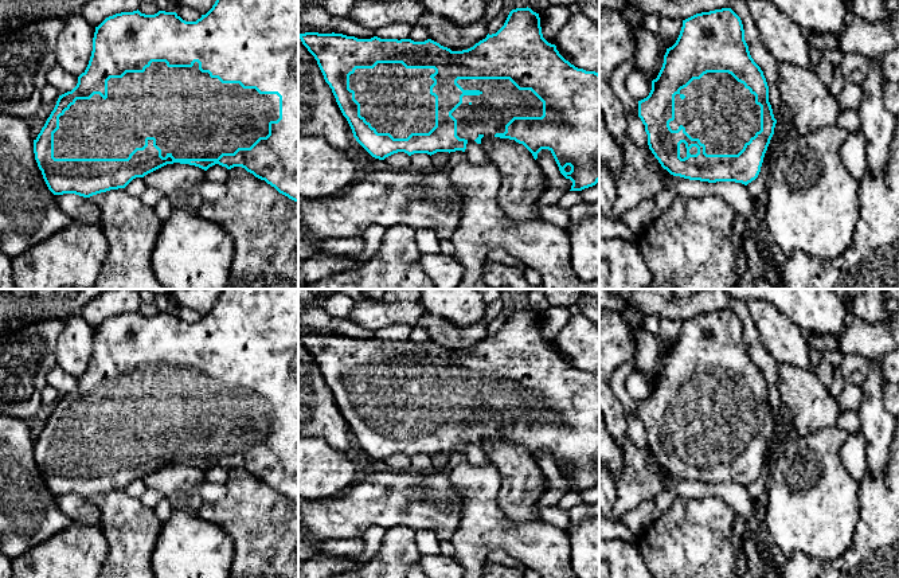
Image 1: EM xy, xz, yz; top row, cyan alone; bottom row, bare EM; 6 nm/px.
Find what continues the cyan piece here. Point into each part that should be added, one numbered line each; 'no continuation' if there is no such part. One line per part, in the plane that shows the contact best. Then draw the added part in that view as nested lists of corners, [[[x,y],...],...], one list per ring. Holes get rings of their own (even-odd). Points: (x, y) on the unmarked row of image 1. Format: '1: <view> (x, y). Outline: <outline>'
1: xy (192, 417). Outline: [[[152,363],[144,374],[126,374],[122,379],[108,382],[108,399],[94,395],[90,401],[77,401],[63,417],[59,418],[59,430],[54,434],[55,460],[128,460],[136,449],[145,446],[146,438],[155,438],[161,457],[171,454],[175,460],[218,460],[222,454],[234,454],[238,449],[250,449],[259,438],[269,436],[269,423],[280,419],[280,398],[277,395],[259,395],[255,390],[243,390],[239,384],[222,384],[208,374],[199,371],[199,364],[192,368],[168,368],[165,363]]]

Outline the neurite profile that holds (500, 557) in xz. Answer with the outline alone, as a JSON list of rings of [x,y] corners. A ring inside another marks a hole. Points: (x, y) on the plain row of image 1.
[[[495,550],[495,551],[489,552],[485,562],[500,563],[500,565],[505,565],[508,567],[515,567],[515,569],[520,569],[520,570],[525,569],[523,562],[511,556],[509,554],[507,554],[503,550]]]

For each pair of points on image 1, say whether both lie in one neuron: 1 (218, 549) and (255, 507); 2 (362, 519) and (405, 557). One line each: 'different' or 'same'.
1: different
2: different

